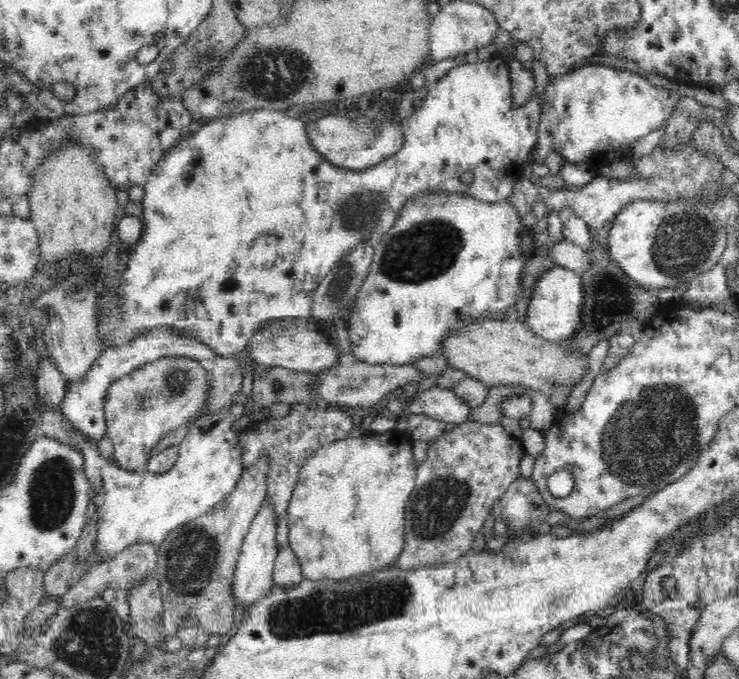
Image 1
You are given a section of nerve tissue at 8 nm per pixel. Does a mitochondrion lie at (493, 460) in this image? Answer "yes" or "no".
no

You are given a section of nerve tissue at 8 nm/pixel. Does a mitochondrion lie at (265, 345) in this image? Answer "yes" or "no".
no

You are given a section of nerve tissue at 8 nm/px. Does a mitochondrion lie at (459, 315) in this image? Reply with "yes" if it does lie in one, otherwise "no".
no

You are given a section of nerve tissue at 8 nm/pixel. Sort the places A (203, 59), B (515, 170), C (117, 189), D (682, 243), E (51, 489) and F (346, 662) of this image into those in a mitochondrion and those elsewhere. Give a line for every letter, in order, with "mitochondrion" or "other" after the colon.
A: mitochondrion
B: other
C: other
D: mitochondrion
E: mitochondrion
F: other

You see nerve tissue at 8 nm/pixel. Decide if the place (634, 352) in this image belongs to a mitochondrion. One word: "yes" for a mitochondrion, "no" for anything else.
no

